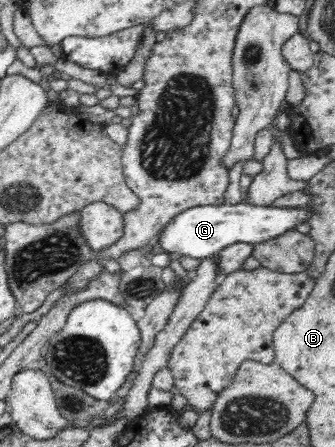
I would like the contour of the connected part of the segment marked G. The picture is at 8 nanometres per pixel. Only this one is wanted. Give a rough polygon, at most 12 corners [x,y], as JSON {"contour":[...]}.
{"contour":[[238,203],[182,211],[160,246],[204,260],[264,243],[312,217],[308,207]]}

